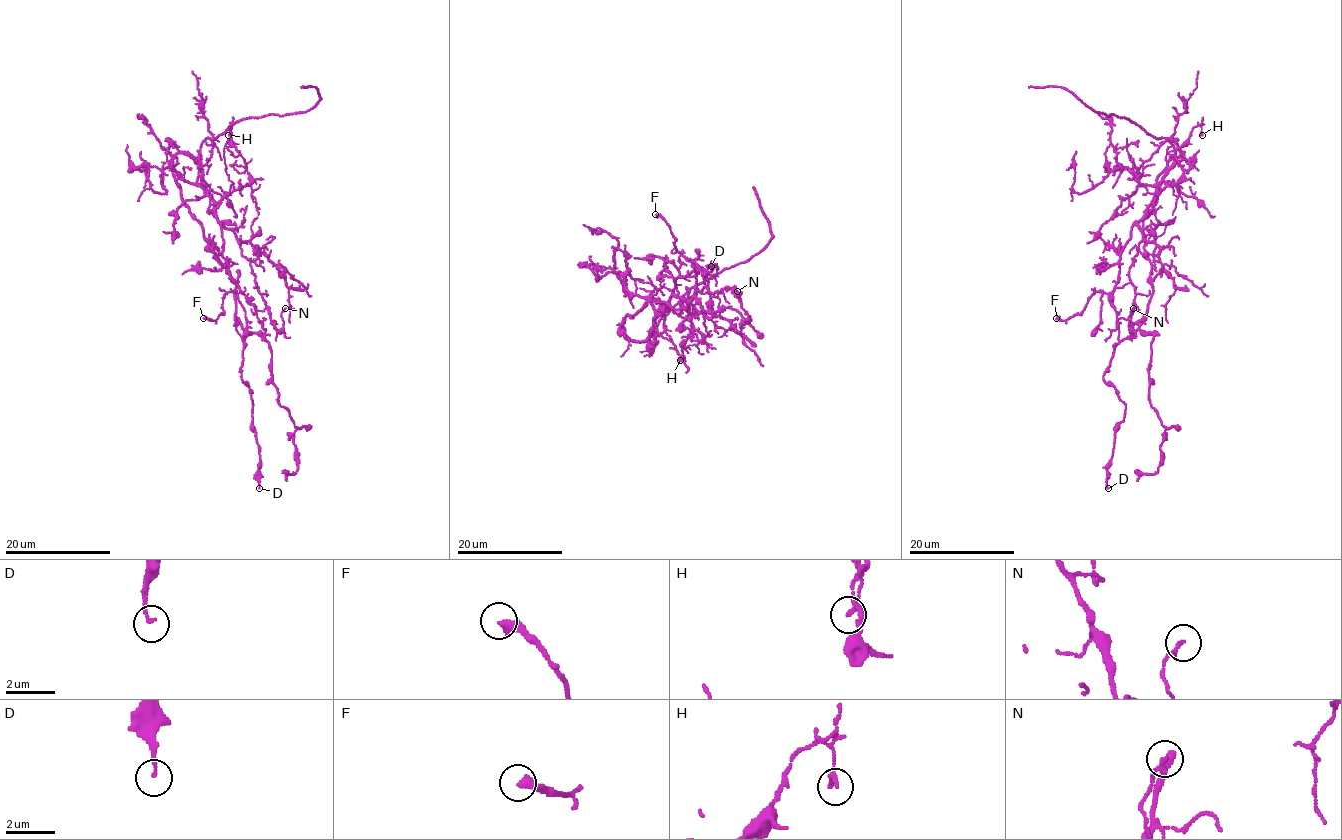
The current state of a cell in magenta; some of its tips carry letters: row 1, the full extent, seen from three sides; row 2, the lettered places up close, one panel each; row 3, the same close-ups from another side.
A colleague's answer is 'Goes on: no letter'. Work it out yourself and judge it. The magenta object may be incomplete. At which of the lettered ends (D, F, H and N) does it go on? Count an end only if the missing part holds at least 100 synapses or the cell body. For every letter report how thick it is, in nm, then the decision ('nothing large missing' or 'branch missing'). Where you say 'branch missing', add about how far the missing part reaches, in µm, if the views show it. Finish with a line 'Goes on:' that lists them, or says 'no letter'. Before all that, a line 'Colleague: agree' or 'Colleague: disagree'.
Colleague: agree
D: 140 nm | nothing large missing
F: 400 nm | nothing large missing
H: 200 nm | nothing large missing
N: 180 nm | nothing large missing
Goes on: no letter

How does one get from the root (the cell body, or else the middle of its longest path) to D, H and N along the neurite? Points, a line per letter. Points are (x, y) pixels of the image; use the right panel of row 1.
D: (1151, 210), (1142, 228), (1153, 284), (1147, 314), (1114, 348), (1104, 375), (1125, 405), (1108, 488)
H: (1151, 210), (1158, 175), (1183, 155), (1151, 202), (1182, 177), (1175, 152), (1195, 127), (1202, 135)
N: (1151, 210), (1158, 175), (1182, 153), (1138, 222), (1142, 241), (1129, 270), (1135, 292), (1129, 329), (1133, 308)

